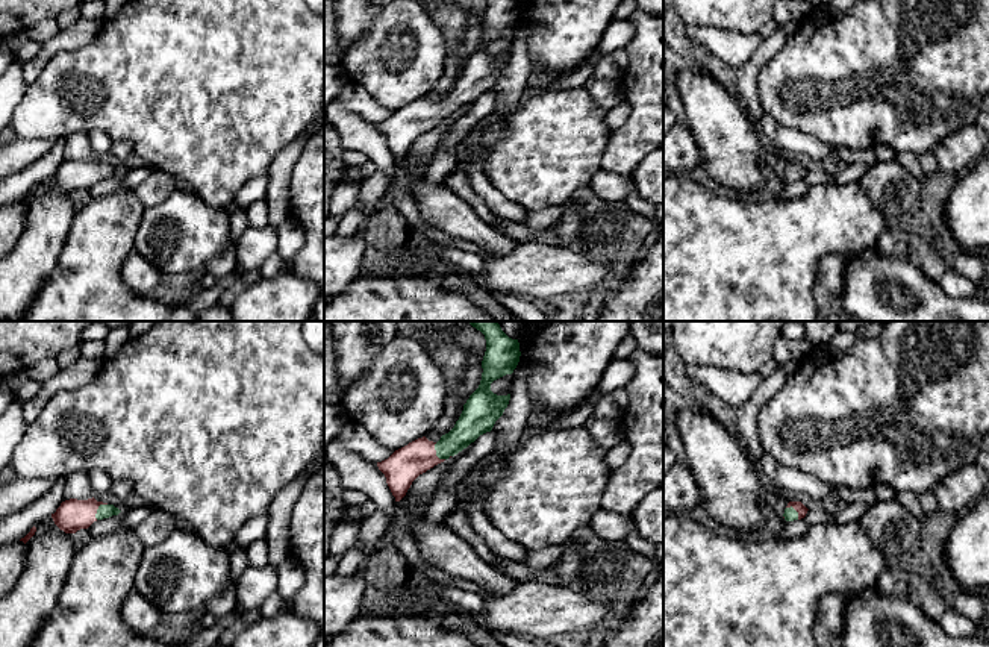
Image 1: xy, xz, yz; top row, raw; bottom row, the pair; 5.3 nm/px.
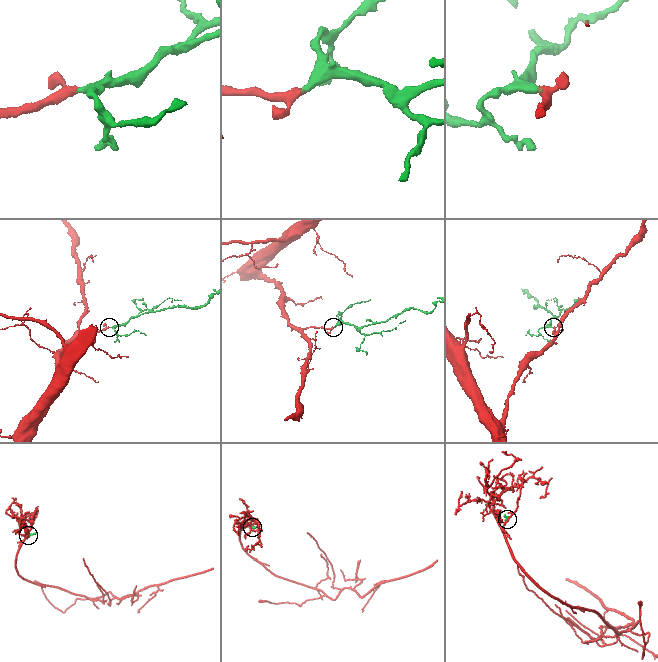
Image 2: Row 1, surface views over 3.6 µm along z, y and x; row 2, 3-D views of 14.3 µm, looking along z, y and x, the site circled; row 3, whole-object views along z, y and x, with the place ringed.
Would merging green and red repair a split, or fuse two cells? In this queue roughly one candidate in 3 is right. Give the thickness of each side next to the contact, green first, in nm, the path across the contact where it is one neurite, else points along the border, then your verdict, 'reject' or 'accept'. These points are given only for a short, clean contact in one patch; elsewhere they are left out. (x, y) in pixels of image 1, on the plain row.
calibres 80 and 170 nm; way xy (105, 171), (97, 170), (71, 176); accept

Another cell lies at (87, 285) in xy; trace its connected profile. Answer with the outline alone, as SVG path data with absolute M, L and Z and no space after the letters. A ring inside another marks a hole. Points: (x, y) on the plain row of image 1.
M130 189L79 205L55 271L18 321L168 321L171 305L135 292L121 277L123 262L135 252L144 209Z

